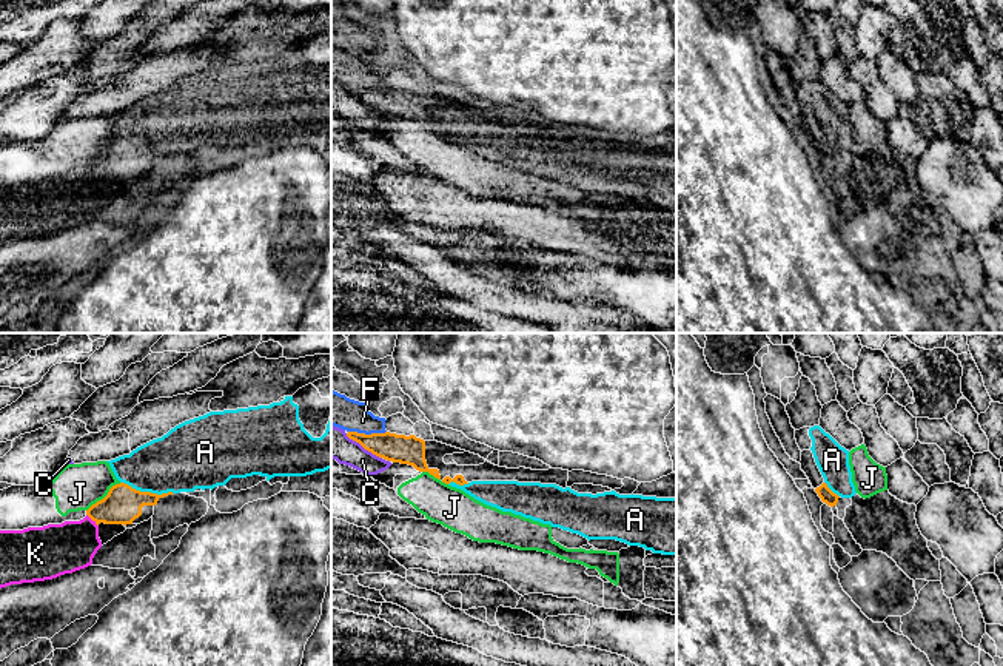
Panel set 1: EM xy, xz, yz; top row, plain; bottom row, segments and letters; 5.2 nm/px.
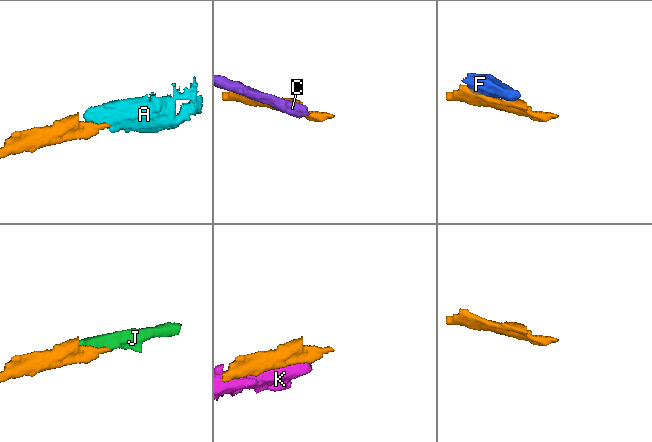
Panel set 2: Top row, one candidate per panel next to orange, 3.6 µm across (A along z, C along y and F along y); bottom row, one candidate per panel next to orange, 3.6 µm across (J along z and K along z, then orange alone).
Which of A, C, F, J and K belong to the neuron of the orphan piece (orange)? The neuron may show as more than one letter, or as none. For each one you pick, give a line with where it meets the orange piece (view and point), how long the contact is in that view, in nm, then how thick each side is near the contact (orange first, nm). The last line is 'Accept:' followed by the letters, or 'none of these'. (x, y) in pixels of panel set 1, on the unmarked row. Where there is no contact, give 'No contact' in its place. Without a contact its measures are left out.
A: Touches orange at xy (147, 147). Shared border 280 nm. Thickness 200 nm (orange) against 320 nm
Accept: A

